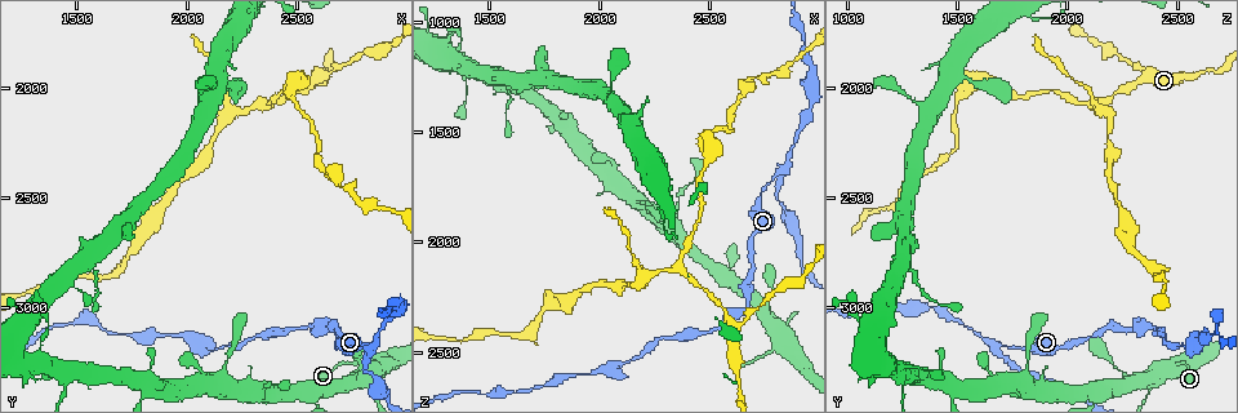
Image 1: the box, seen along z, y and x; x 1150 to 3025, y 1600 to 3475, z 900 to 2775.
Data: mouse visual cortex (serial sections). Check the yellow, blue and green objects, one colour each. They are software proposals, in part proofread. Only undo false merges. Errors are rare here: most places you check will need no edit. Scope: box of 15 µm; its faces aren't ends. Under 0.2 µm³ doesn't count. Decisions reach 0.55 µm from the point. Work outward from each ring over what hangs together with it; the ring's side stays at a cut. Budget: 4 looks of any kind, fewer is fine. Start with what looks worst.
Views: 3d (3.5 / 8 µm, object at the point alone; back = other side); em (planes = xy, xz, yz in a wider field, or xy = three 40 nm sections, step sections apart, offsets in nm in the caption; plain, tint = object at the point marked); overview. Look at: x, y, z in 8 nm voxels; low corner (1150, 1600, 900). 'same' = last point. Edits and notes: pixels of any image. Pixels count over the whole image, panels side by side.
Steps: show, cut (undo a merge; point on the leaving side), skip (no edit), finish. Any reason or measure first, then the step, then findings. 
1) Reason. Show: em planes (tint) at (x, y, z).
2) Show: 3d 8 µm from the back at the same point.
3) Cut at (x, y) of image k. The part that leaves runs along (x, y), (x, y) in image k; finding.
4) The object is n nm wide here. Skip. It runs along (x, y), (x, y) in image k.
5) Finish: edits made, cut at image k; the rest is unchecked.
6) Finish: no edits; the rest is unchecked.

Arms part here. Show: 3d 3.5 µm at (2830, 3190, 1670).

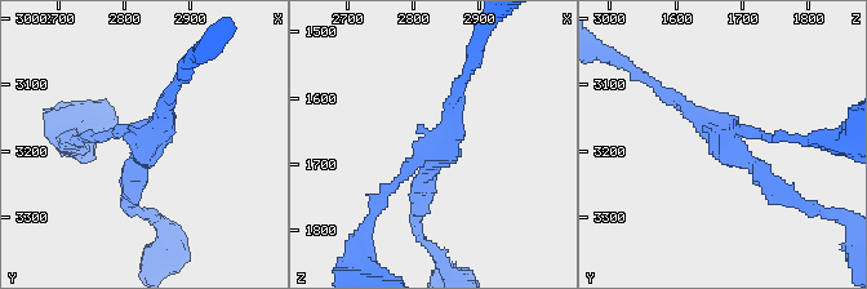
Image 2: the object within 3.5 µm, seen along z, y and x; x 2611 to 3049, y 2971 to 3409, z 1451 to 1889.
3 arms meet here; the arms are 150, 200, 250 nm wide. Show: em planes (tint) at (2830, 3180, 1680).

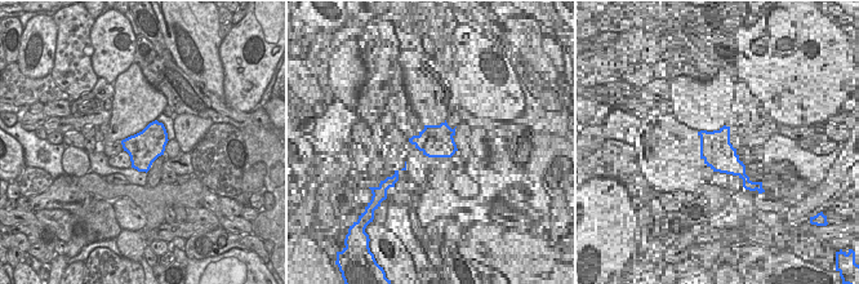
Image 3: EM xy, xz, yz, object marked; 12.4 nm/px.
The object is 400 nm wide here. Skip. It runs along (376, 208), (447, 139), (458, 89) in image 2; all the same cell.

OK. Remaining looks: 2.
Calibre changes. Show: 3d 3.5 µm from the back at (2070, 3210, 2560).

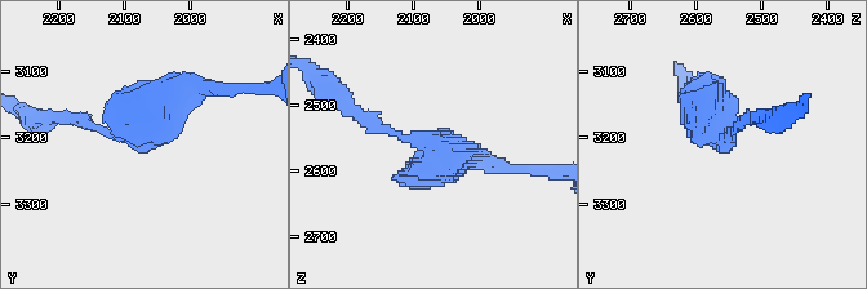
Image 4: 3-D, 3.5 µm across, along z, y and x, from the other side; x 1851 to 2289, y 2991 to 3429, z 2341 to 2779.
Now the EM. Show: em xy step 1 (tint) at (2080, 3205, 2550).

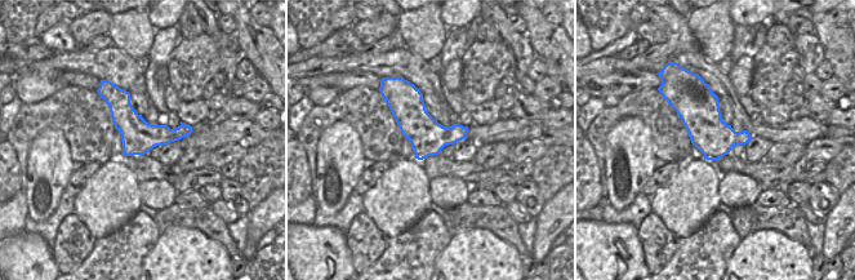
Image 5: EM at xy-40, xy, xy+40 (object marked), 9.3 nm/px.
Skip. It runs along (354, 112), (377, 129), (484, 163) in image 4; all the same cell.

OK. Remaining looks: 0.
Finish: no edits; the rest is unchecked.

